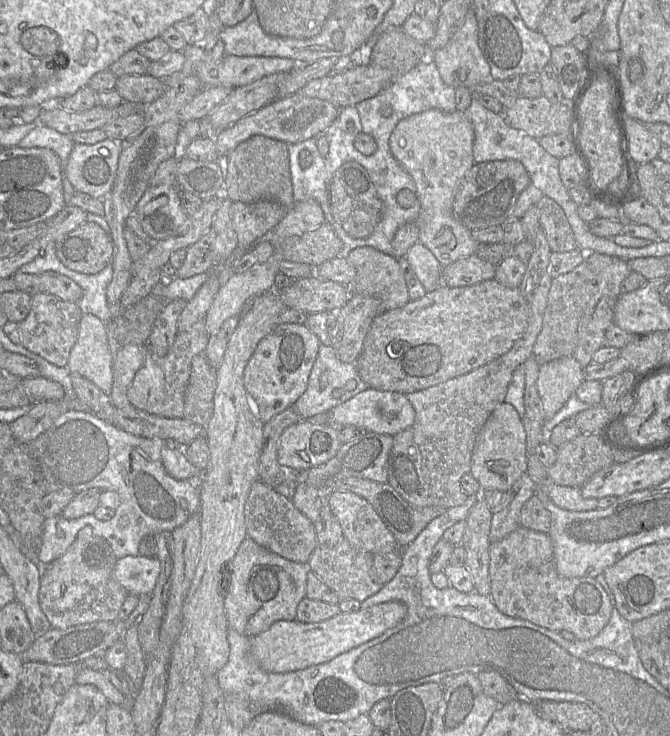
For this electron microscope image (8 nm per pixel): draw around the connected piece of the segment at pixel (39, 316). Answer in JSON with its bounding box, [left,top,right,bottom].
[19,292,83,367]

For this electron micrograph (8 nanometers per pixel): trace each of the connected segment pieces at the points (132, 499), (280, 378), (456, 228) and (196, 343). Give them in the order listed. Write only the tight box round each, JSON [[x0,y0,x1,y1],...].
[[21,410,200,575],[243,323,321,424],[389,109,478,268],[127,320,209,418]]

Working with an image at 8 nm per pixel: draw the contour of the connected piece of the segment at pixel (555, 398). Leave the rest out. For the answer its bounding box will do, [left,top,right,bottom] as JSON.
[536,356,584,422]

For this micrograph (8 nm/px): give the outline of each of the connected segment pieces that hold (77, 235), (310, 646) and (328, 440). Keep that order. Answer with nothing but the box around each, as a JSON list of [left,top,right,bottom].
[[56,222,114,274],[250,601,407,673],[277,419,341,472]]

